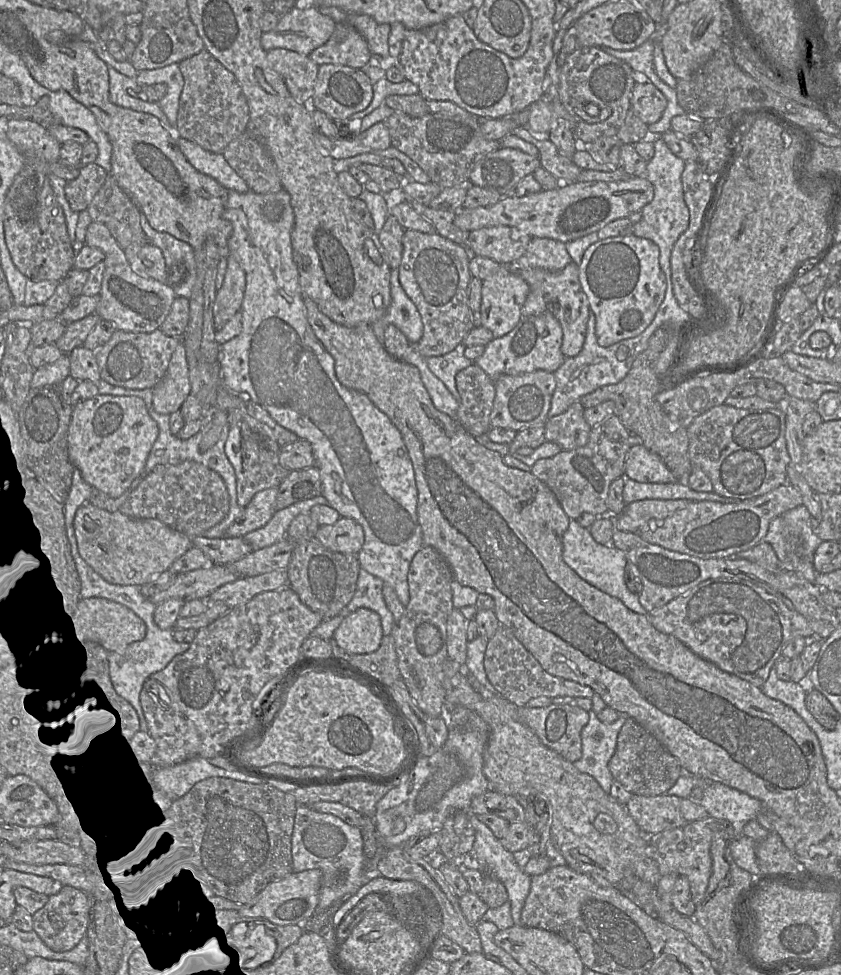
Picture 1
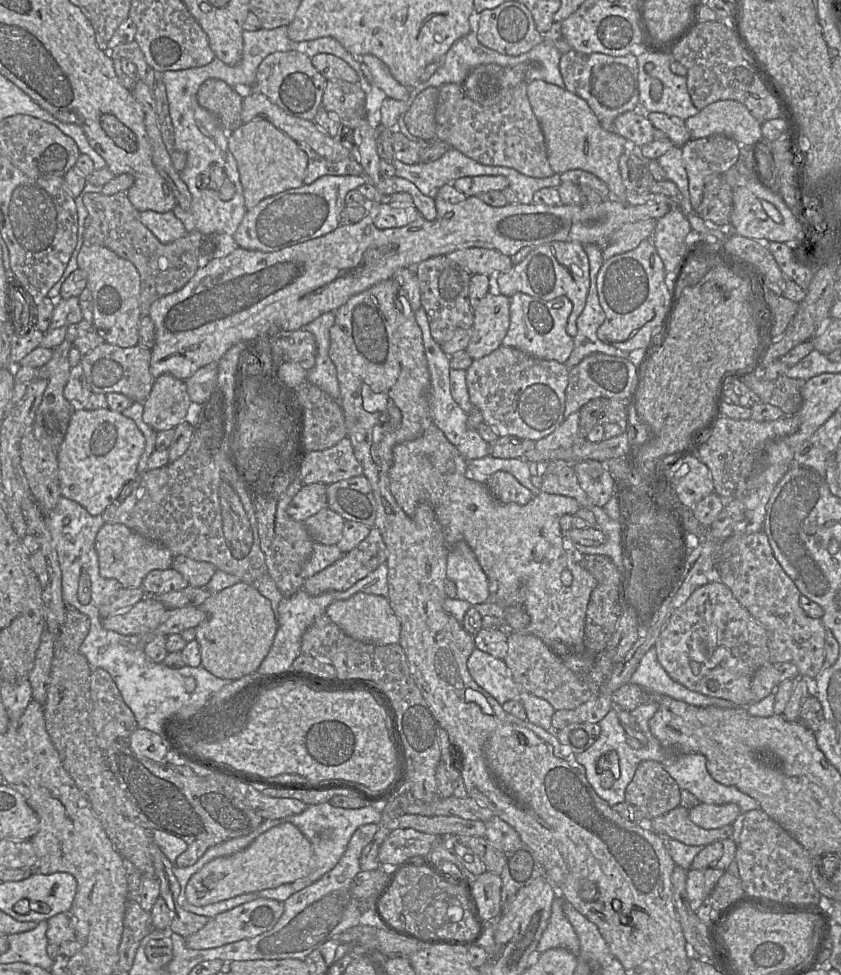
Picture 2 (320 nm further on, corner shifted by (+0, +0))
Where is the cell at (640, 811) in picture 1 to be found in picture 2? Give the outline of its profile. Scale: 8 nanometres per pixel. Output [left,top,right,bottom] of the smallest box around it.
[646,805,732,847]

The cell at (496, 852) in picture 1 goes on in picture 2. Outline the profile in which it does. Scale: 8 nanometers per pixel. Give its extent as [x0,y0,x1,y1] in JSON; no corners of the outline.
[536,895,578,958]

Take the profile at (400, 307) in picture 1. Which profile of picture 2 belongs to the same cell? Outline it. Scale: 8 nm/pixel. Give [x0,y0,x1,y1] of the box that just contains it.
[414,306,490,460]

